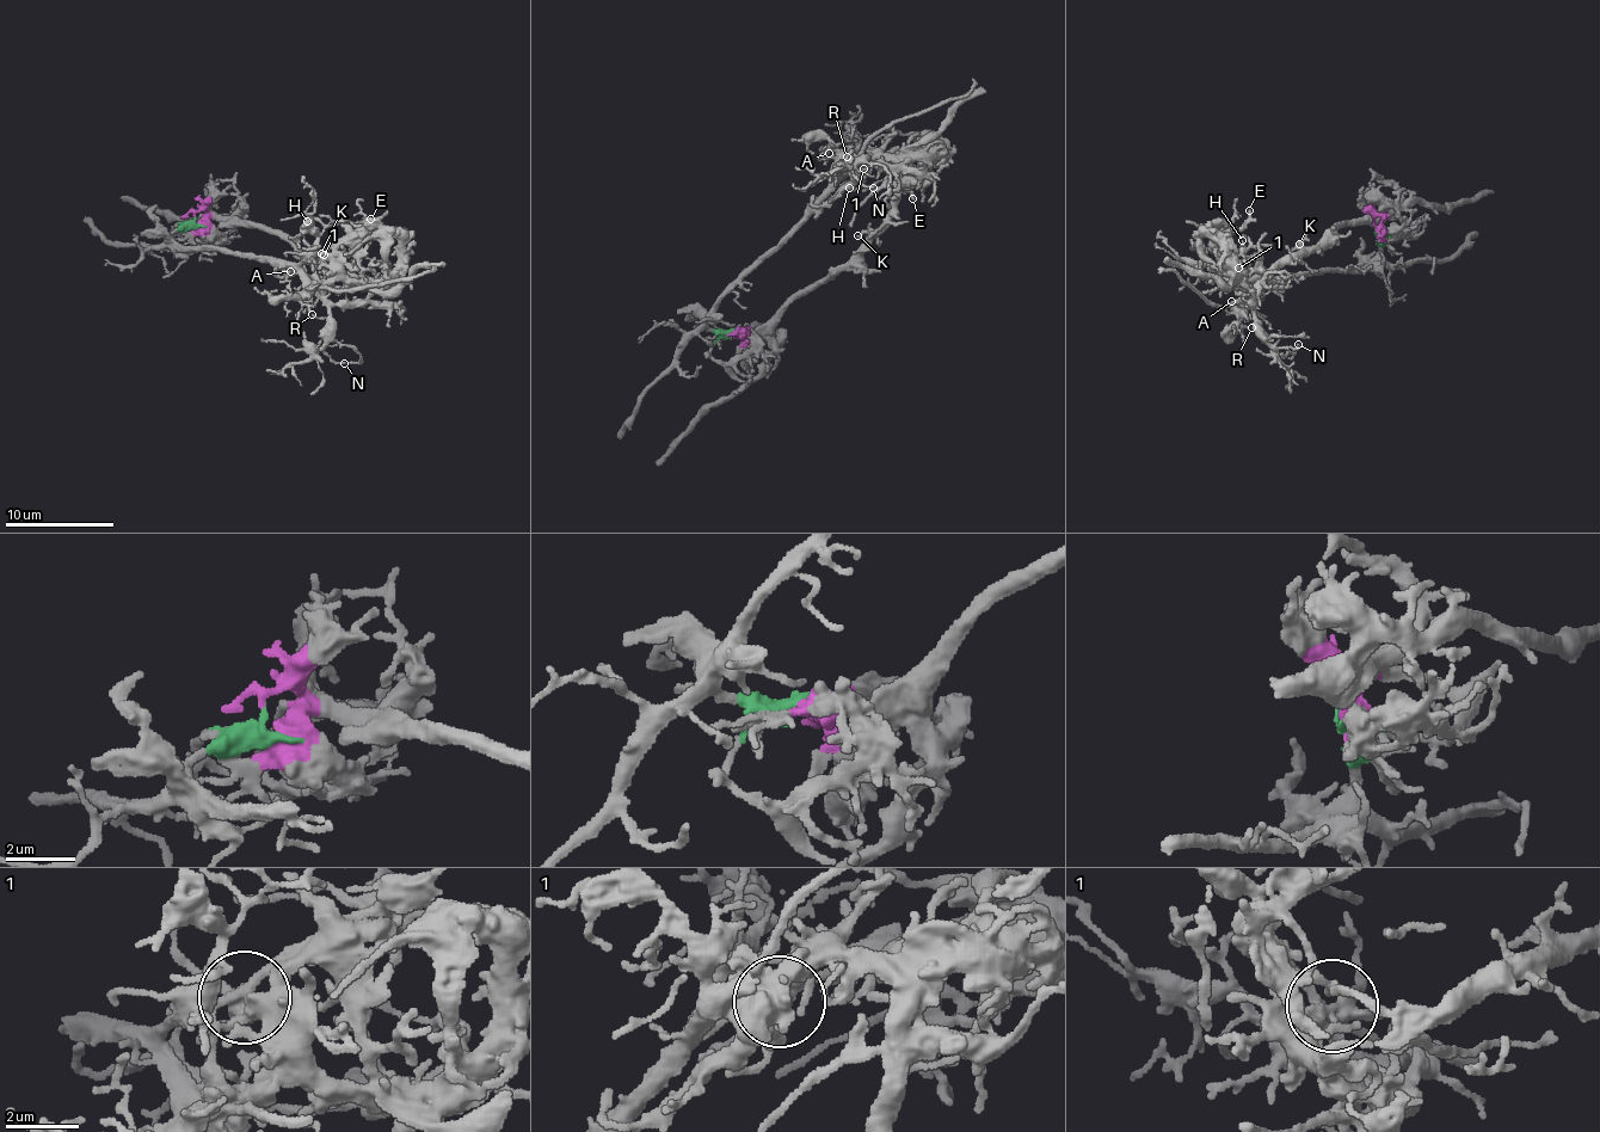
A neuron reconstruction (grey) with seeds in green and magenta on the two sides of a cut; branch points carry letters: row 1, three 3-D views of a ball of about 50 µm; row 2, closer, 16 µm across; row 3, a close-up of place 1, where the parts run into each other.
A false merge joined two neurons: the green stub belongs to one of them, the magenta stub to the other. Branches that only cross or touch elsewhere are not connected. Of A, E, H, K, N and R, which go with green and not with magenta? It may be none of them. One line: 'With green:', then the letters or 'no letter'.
With green: A, N, R

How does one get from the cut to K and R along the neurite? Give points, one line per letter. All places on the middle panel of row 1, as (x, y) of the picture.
K: (732, 331), (769, 327), (798, 295), (847, 269), (867, 239), (865, 233), (857, 237)
R: (732, 331), (708, 326), (708, 320), (722, 299), (802, 223), (840, 172), (862, 164), (845, 155)

